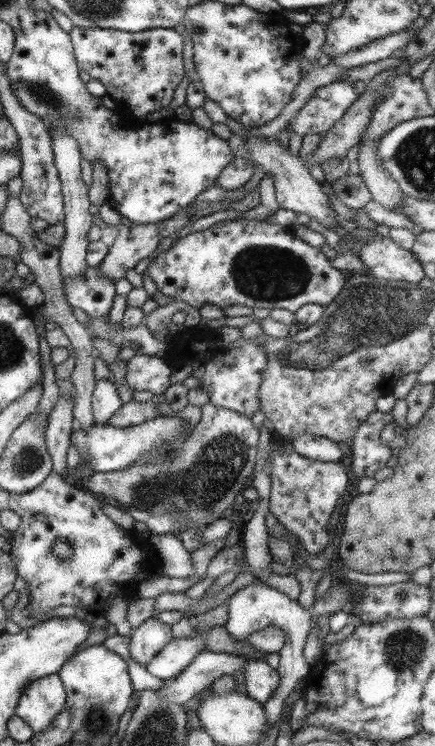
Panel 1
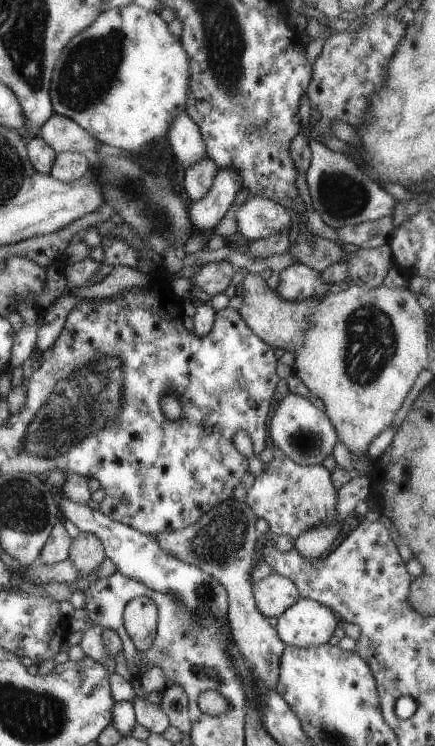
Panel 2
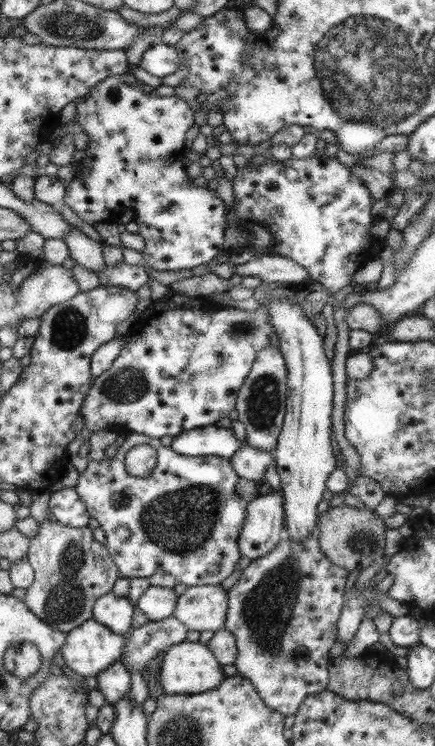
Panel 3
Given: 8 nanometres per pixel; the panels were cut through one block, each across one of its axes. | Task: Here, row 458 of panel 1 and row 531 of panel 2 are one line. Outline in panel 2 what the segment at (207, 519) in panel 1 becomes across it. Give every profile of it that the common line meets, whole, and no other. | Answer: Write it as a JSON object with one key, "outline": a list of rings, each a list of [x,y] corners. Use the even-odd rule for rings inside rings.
{"outline":[[[229,496],[227,500],[221,500],[221,502],[217,502],[215,506],[209,508],[194,524],[175,530],[175,532],[159,532],[159,534],[153,535],[153,538],[157,540],[157,544],[163,552],[167,552],[171,556],[177,556],[177,560],[181,560],[181,562],[197,566],[199,570],[213,576],[225,588],[226,599],[228,600],[227,618],[229,618],[229,628],[231,628],[231,636],[237,644],[237,650],[243,656],[245,664],[249,666],[253,678],[259,682],[259,686],[275,688],[279,676],[279,660],[281,660],[281,654],[283,654],[286,645],[277,637],[274,628],[268,624],[266,617],[257,610],[251,593],[253,554],[258,537],[258,533],[254,528],[256,520],[253,510],[245,502]]]}

